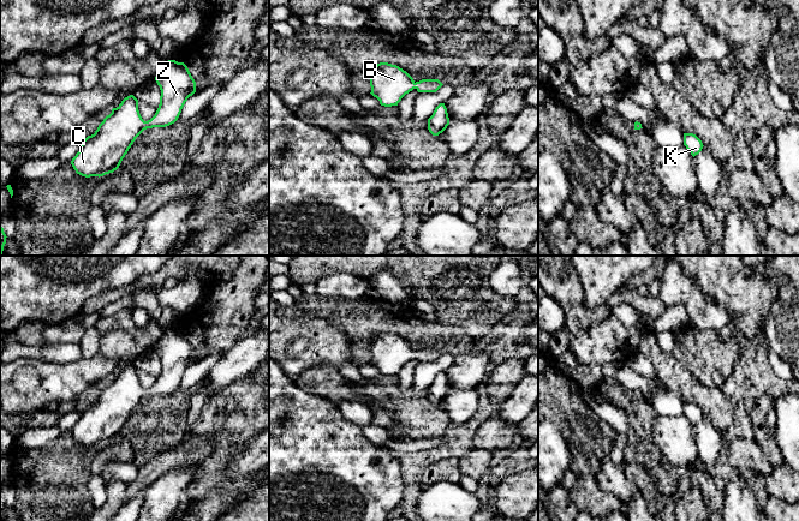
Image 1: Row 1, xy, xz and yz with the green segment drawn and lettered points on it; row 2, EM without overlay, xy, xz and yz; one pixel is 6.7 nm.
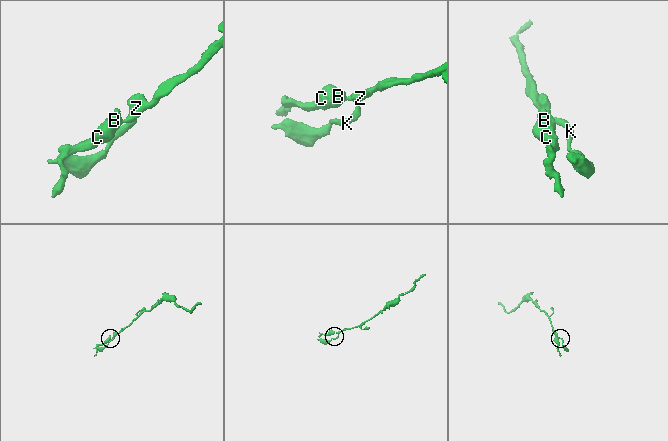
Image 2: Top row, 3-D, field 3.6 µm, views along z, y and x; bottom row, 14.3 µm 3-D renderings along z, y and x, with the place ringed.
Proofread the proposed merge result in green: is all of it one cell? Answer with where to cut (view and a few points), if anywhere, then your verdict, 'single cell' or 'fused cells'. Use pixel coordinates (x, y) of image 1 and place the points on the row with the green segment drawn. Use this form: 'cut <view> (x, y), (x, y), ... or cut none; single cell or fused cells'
cut none; single cell

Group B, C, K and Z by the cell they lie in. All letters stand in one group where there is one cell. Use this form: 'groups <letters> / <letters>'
groups B C K Z

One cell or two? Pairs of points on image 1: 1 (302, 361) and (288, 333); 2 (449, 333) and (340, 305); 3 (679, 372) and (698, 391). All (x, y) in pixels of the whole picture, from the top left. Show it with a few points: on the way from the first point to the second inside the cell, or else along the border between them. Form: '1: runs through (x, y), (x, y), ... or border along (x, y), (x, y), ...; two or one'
1: runs through (292, 361), (282, 354), (282, 342); one
2: runs through (422, 333), (416, 333), (399, 319), (368, 316); one
3: runs through (684, 377), (693, 387); one

